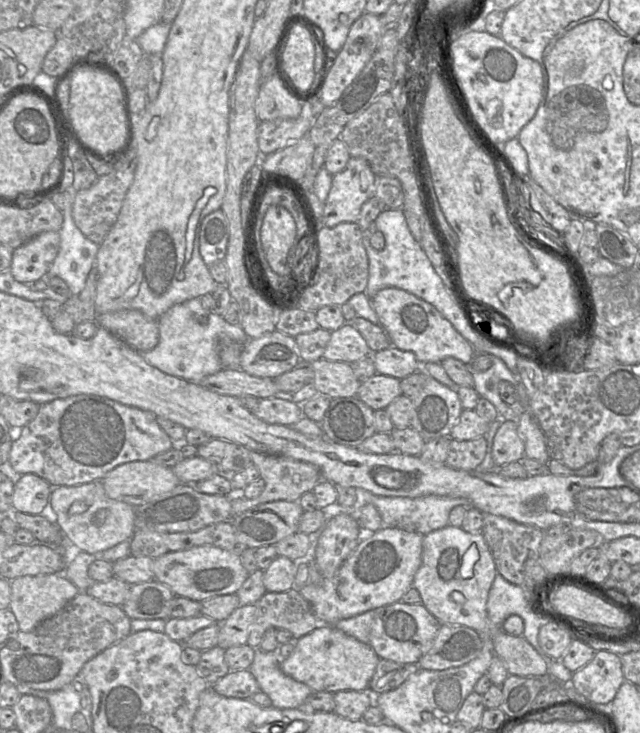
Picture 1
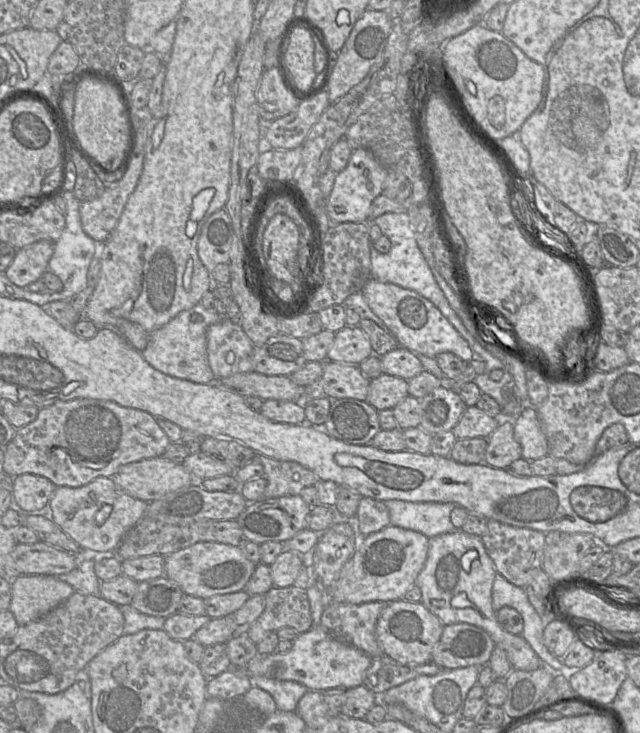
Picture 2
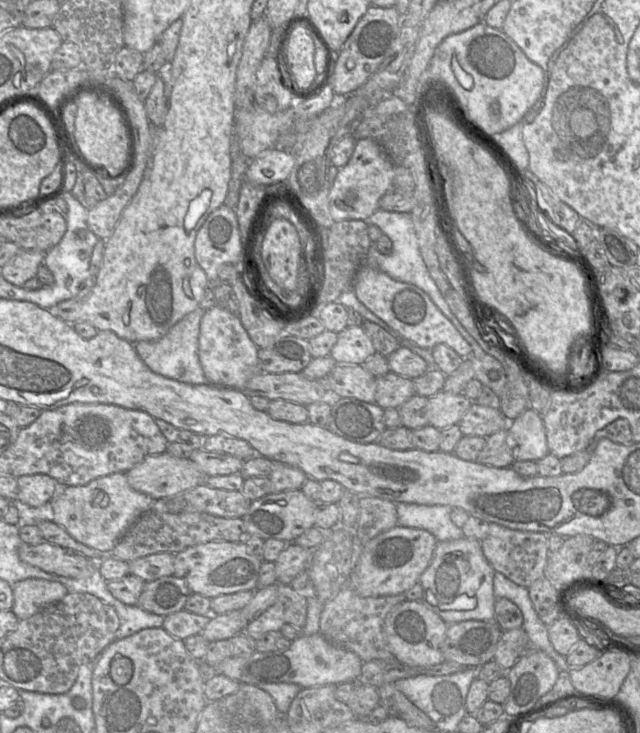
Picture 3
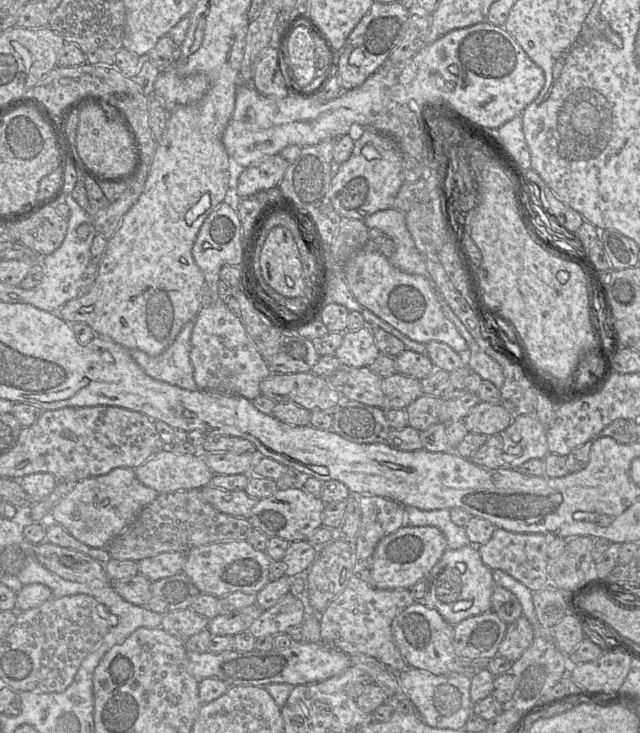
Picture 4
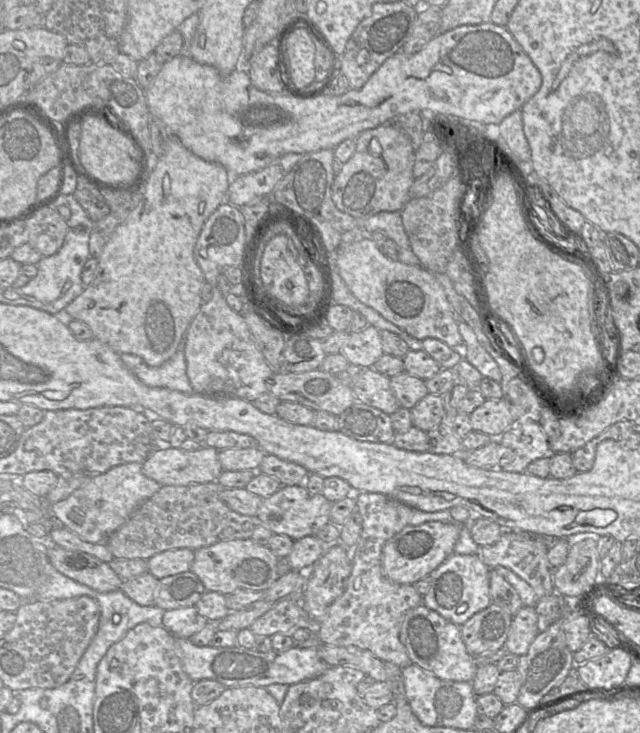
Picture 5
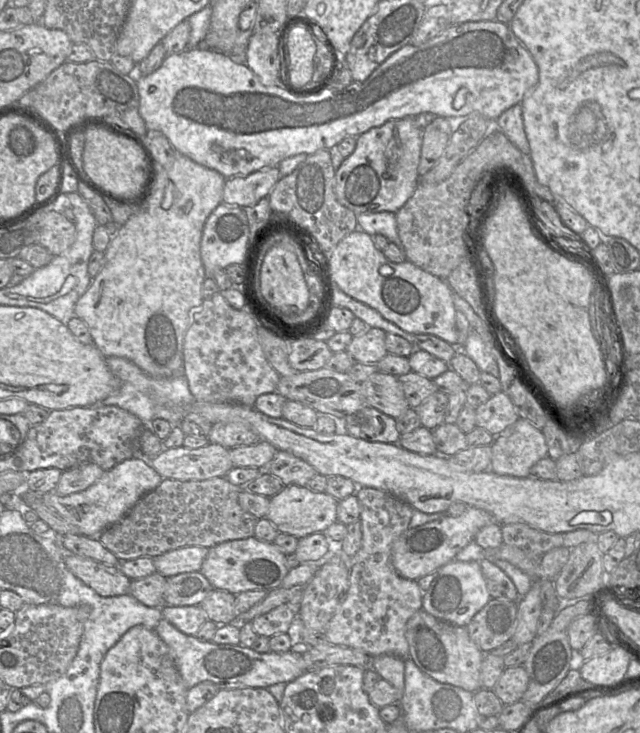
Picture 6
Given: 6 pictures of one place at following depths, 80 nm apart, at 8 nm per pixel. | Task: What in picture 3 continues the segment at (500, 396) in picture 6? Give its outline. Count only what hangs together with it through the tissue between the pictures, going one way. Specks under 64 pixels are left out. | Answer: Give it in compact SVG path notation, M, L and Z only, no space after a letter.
M473 402L458 425L463 436L487 438L500 430L507 429L509 421L500 409Z

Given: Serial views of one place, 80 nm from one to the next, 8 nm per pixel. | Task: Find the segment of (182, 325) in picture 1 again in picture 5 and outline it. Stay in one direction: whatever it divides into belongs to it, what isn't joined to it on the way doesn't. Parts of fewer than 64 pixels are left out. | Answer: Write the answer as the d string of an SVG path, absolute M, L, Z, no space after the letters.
M184 337L175 354L157 367L147 365L137 355L129 353L118 354L125 366L145 385L153 388L176 390L188 395L194 393L186 373Z

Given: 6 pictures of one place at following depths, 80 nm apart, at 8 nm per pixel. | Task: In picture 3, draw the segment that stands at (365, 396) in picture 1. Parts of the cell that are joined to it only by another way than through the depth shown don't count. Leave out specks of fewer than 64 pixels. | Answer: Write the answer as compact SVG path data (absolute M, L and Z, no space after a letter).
M391 371L376 377L375 403L383 409L398 408L415 394L413 379Z

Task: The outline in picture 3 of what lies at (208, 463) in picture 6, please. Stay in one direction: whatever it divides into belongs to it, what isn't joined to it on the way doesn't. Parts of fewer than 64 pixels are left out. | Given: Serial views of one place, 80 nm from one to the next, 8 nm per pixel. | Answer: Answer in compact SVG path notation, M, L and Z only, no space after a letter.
M168 452L147 456L125 475L134 490L154 500L176 495L206 479L202 469L191 459L177 458Z

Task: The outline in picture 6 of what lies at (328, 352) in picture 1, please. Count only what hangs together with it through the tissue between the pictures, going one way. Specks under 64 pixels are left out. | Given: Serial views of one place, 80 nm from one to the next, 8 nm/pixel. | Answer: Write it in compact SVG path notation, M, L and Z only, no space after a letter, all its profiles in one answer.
M371 327L365 334L353 336L346 351L356 363L377 364L388 354L385 344L386 334L380 328Z

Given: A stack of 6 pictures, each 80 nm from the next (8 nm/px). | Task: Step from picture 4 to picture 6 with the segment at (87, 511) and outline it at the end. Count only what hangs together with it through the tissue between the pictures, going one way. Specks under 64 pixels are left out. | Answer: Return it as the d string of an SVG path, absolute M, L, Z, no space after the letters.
M143 456L138 458L126 459L112 469L105 471L104 474L91 486L83 491L67 496L60 496L54 491L45 493L42 500L55 509L68 522L78 527L80 535L87 537L98 537L105 529L122 519L146 493L154 490L162 482L163 478L151 466L149 460Z

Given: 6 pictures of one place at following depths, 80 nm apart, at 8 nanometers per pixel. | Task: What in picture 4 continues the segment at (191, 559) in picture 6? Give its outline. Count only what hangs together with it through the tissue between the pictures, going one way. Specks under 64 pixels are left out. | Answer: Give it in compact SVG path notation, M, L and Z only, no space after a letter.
M168 551L138 561L139 574L152 582L183 572L185 552Z

